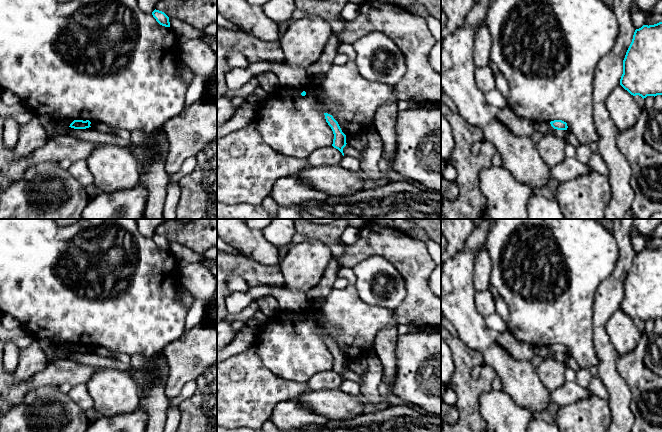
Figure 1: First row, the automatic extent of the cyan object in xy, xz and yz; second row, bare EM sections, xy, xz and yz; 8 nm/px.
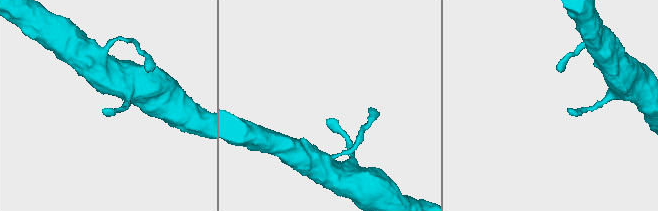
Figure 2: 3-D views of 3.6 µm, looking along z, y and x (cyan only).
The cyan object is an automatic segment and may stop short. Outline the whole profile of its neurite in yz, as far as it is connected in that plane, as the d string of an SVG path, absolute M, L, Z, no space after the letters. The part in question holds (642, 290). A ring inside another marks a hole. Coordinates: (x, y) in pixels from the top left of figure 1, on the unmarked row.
M662 246L636 253L623 284L620 309L631 319L662 319Z

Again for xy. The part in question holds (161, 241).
M155 233L152 239L160 249L170 251L169 241L164 236Z

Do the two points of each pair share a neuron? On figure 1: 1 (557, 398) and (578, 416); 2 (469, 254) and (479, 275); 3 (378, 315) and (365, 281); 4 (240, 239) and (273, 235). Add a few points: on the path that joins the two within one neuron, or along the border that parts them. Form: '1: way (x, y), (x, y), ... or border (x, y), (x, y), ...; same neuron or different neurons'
1: border (587, 396), (561, 407); different neurons
2: border (484, 247), (478, 251), (474, 260), (473, 286); different neurons
3: border (355, 289), (362, 301), (392, 309); different neurons
4: border (261, 231), (262, 235), (278, 249); different neurons

